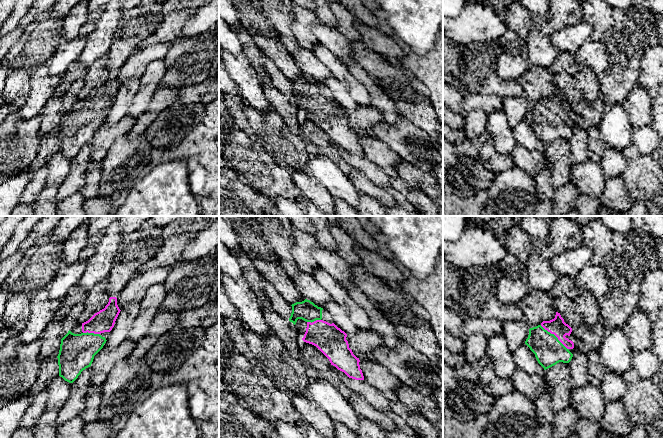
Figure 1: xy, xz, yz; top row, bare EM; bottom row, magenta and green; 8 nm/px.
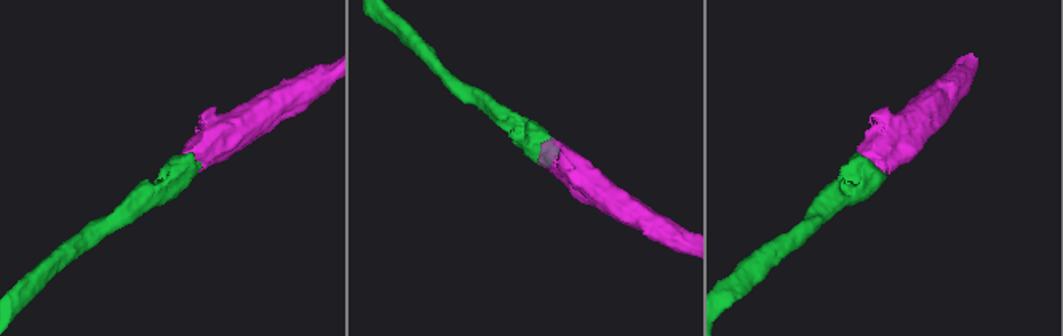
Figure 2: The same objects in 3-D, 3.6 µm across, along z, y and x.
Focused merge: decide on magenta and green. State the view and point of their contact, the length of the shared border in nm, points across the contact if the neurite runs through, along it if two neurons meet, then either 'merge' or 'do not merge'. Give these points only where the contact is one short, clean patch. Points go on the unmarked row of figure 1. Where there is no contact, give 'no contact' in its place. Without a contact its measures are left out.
meets magenta in yz at (554, 110); contact 300 nm long; runs through yz (557, 102), (554, 110), (549, 115), (548, 126); merge

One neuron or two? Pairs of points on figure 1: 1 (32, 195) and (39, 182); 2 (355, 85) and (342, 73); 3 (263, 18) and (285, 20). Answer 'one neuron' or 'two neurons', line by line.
1: one neuron
2: one neuron
3: one neuron

